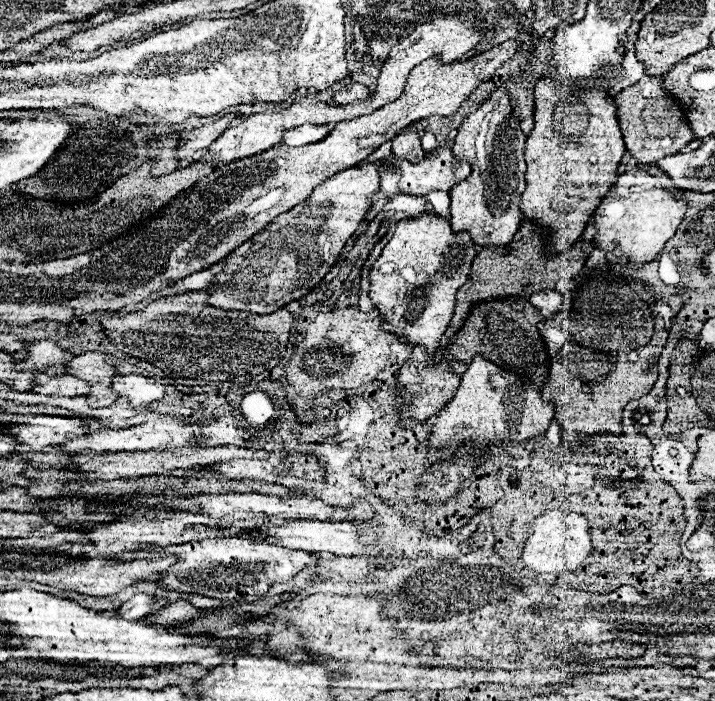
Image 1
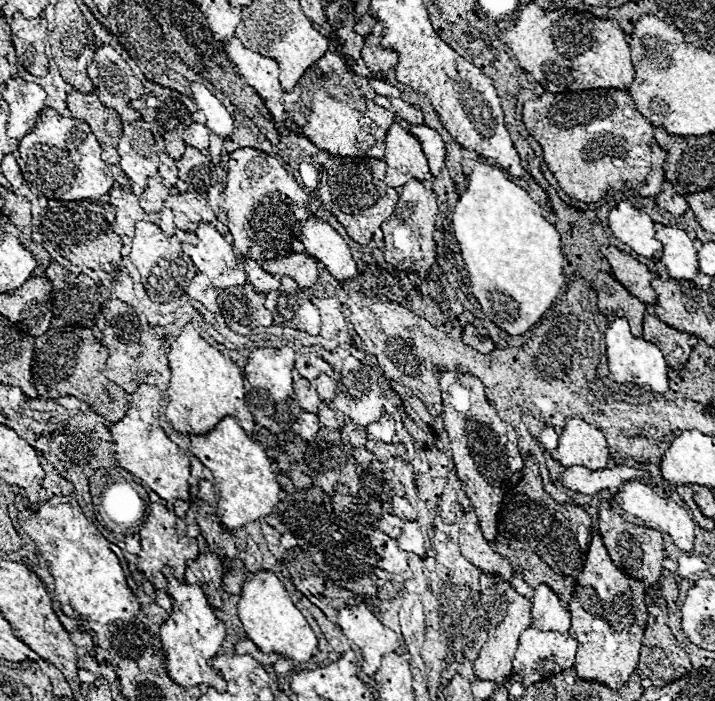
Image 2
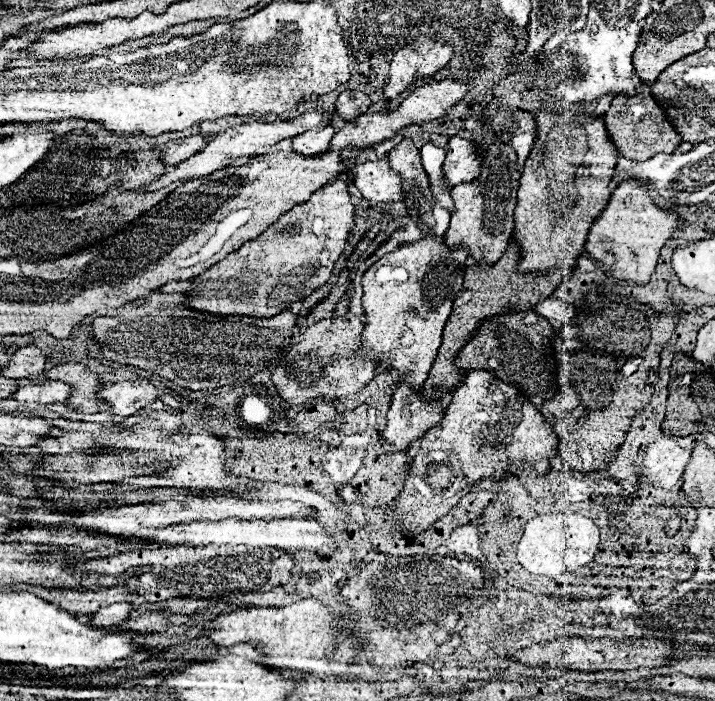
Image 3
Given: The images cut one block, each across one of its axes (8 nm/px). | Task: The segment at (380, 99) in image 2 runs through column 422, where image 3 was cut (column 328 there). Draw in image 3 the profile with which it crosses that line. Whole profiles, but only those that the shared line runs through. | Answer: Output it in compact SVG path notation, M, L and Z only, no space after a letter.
M308 112L308 114L304 114L304 116L296 118L296 120L290 120L290 122L272 122L272 124L254 122L254 124L242 124L242 126L228 128L224 134L216 136L214 140L210 140L208 146L206 146L200 154L196 154L196 156L192 156L192 158L188 158L188 160L184 160L184 162L180 162L180 164L176 164L176 166L170 166L170 168L166 170L166 174L162 174L158 180L150 182L148 186L144 186L144 188L140 188L140 190L160 190L162 186L168 186L170 182L178 182L178 180L186 180L186 182L188 182L188 180L194 180L194 178L204 178L206 174L212 174L214 170L220 170L222 166L228 166L232 160L236 160L236 158L240 158L240 156L254 156L260 148L274 146L274 144L278 144L280 140L292 138L294 134L302 134L302 130L324 128L324 126L328 126L334 118L338 118L336 112L334 112L334 114Z

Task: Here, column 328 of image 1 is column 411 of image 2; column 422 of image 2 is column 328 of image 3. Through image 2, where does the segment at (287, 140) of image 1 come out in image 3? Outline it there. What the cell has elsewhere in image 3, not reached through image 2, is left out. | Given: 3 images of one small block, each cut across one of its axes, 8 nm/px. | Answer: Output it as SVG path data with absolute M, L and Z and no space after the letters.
M326 126L322 130L306 130L292 138L292 148L294 148L294 152L298 152L302 156L324 154L326 150L330 150L332 134L336 134L336 130L332 126Z

